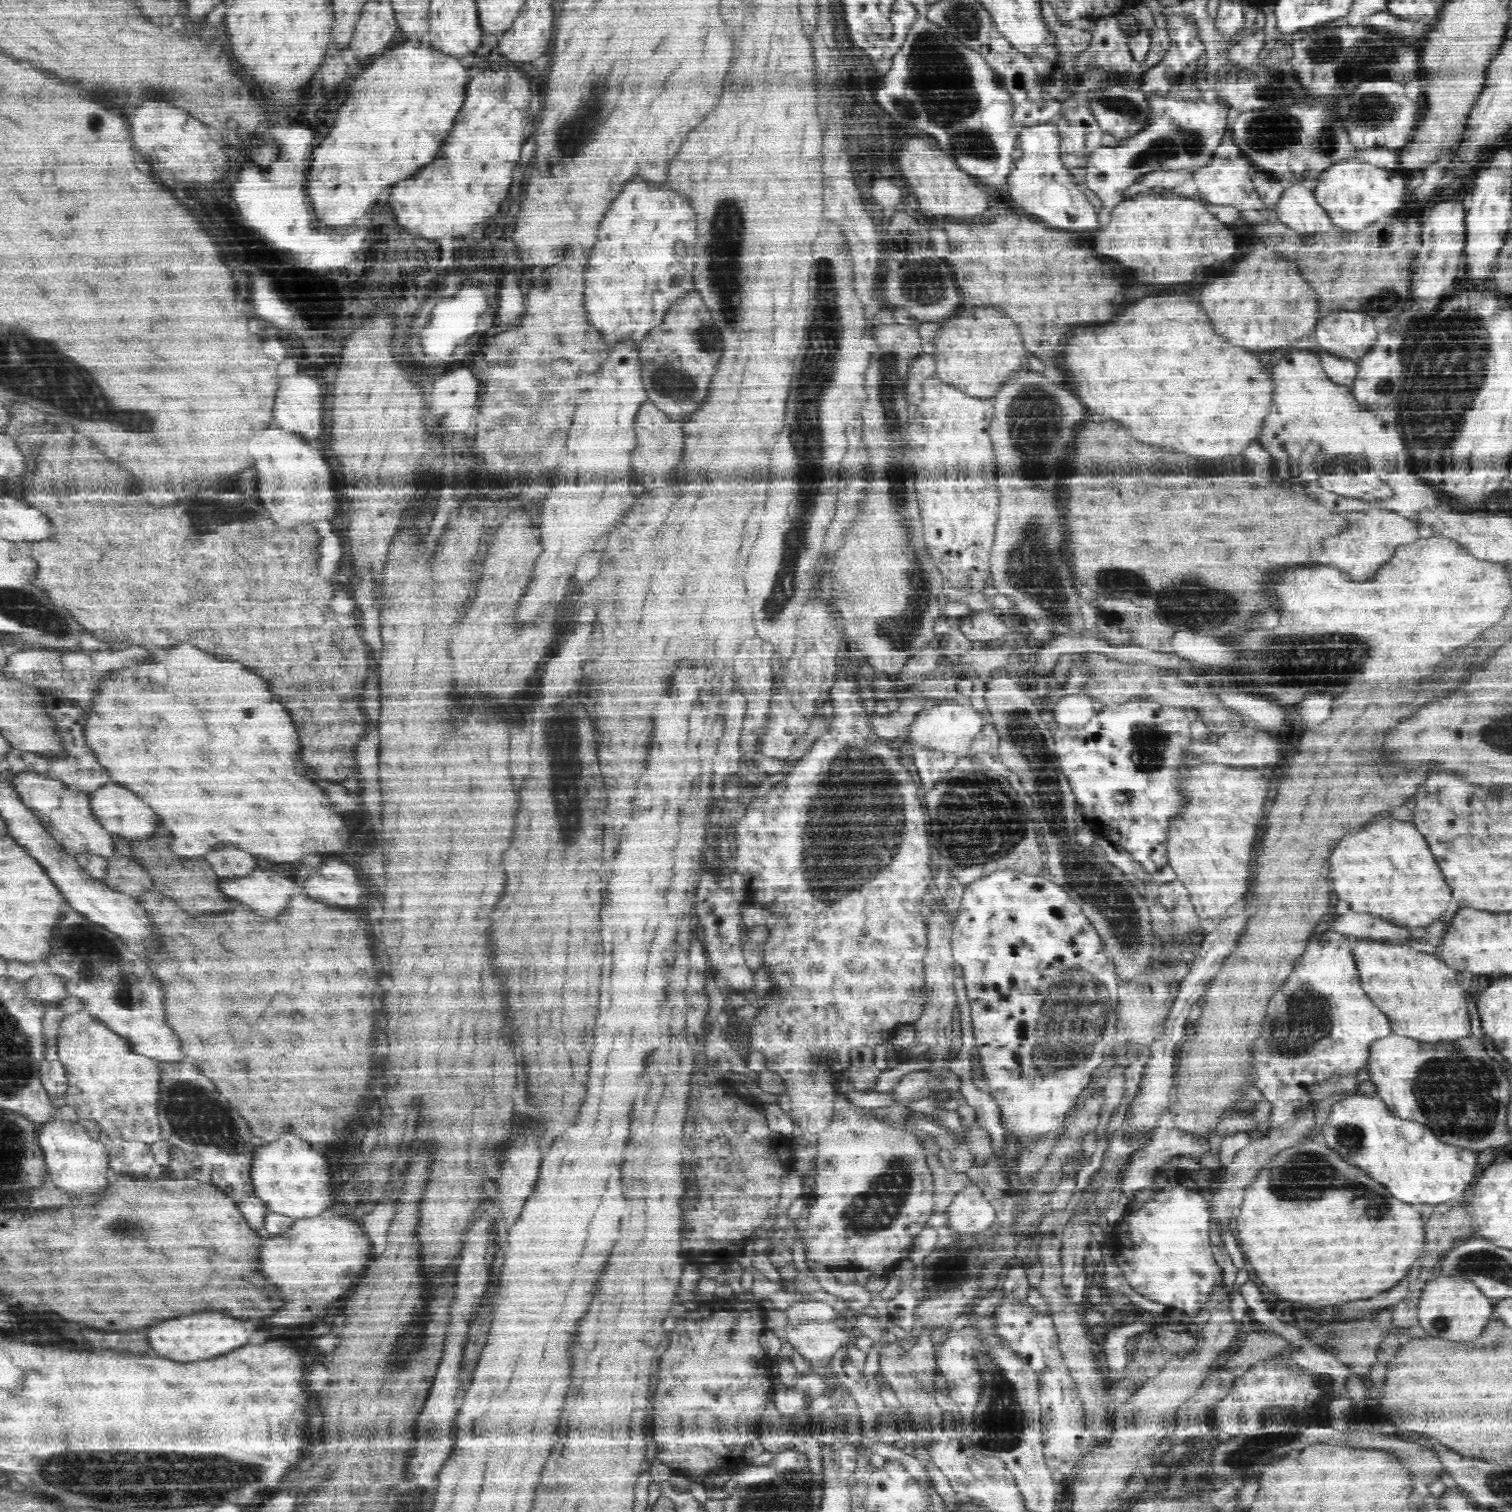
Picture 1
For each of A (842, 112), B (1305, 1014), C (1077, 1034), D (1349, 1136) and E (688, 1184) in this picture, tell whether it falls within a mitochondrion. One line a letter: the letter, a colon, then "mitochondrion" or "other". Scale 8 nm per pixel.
A: other
B: mitochondrion
C: mitochondrion
D: mitochondrion
E: other

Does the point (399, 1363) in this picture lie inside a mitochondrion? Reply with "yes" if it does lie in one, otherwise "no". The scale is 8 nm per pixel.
no

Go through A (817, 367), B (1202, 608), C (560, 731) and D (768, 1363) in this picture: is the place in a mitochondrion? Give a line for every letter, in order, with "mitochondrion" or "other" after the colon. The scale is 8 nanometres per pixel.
A: mitochondrion
B: mitochondrion
C: mitochondrion
D: other

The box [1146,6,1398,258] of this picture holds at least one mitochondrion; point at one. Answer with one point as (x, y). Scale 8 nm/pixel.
(1266, 134)

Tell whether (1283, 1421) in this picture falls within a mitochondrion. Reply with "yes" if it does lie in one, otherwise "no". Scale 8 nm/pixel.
yes

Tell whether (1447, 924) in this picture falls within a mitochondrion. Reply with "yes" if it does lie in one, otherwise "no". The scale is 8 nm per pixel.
no

